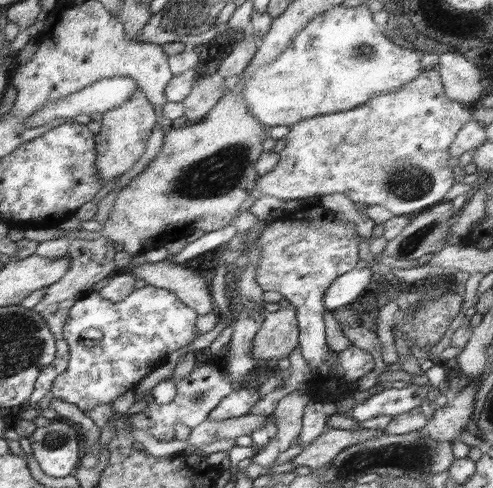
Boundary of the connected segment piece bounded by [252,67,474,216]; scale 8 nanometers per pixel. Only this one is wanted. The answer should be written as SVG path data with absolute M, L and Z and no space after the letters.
M437 68L423 70L418 78L404 84L400 90L372 96L366 103L347 112L308 118L290 127L290 132L283 138L286 148L279 153L279 164L273 172L260 178L252 192L253 200L270 195L294 205L311 197L344 194L355 204L382 206L394 216L430 209L443 202L456 183L454 170L448 166L452 157L449 149L458 132L473 120L472 106L448 98Z

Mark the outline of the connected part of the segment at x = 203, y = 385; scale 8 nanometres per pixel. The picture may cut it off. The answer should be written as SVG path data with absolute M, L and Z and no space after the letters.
M198 364L198 368L193 368L186 378L176 379L176 377L171 375L167 380L170 382L174 381L174 384L176 384L177 393L174 400L168 405L161 406L153 400L150 392L146 392L146 394L142 394L141 398L137 398L136 401L148 401L148 406L139 414L131 414L132 419L130 419L134 428L146 430L150 436L154 436L154 438L162 442L170 442L170 440L175 439L174 426L176 424L185 424L192 429L204 423L210 414L223 403L223 400L227 399L227 396L235 390L232 382L226 380L226 374L222 374L212 364L206 364L206 366Z

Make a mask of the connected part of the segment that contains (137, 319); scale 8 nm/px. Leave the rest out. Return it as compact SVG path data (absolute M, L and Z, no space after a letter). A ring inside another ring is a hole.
M145 285L120 302L106 300L99 291L90 292L74 303L64 323L70 360L66 370L54 379L51 392L55 398L84 412L98 410L103 404L120 400L124 392L136 392L156 368L168 363L171 352L188 348L188 344L202 335L197 328L200 328L200 313L166 288ZM88 328L102 330L102 341L94 346L80 344L82 332Z

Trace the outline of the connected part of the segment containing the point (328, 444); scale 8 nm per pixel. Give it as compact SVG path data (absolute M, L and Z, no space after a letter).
M329 428L328 431L325 430L316 440L306 445L306 449L302 449L302 452L288 462L294 464L295 468L298 468L298 466L308 466L311 470L325 468L346 447L360 441L366 441L366 439L380 435L380 433L384 433L384 430Z

